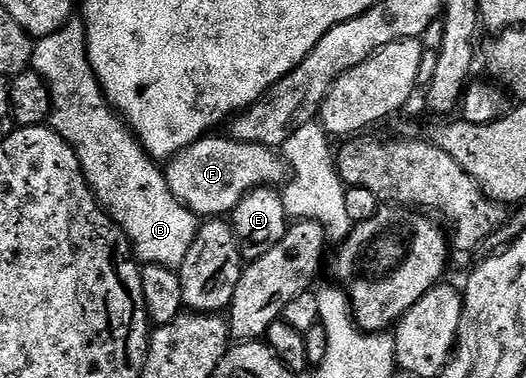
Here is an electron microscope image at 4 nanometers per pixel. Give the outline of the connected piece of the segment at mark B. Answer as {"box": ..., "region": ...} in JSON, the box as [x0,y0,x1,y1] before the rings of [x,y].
{"box":[30,20,200,268],"region":[[[71,20],[56,32],[37,39],[30,65],[50,89],[48,119],[50,129],[57,132],[68,143],[72,152],[76,152],[86,183],[90,185],[94,197],[97,198],[102,209],[109,214],[115,226],[120,227],[126,234],[135,259],[142,264],[181,268],[184,264],[184,256],[188,256],[188,248],[192,248],[198,235],[200,219],[180,200],[176,200],[176,196],[172,196],[163,167],[143,150],[133,130],[122,121],[114,107],[110,105],[110,101],[106,99],[106,95],[103,94],[102,85],[94,75],[88,56],[86,23],[81,20]]]}

